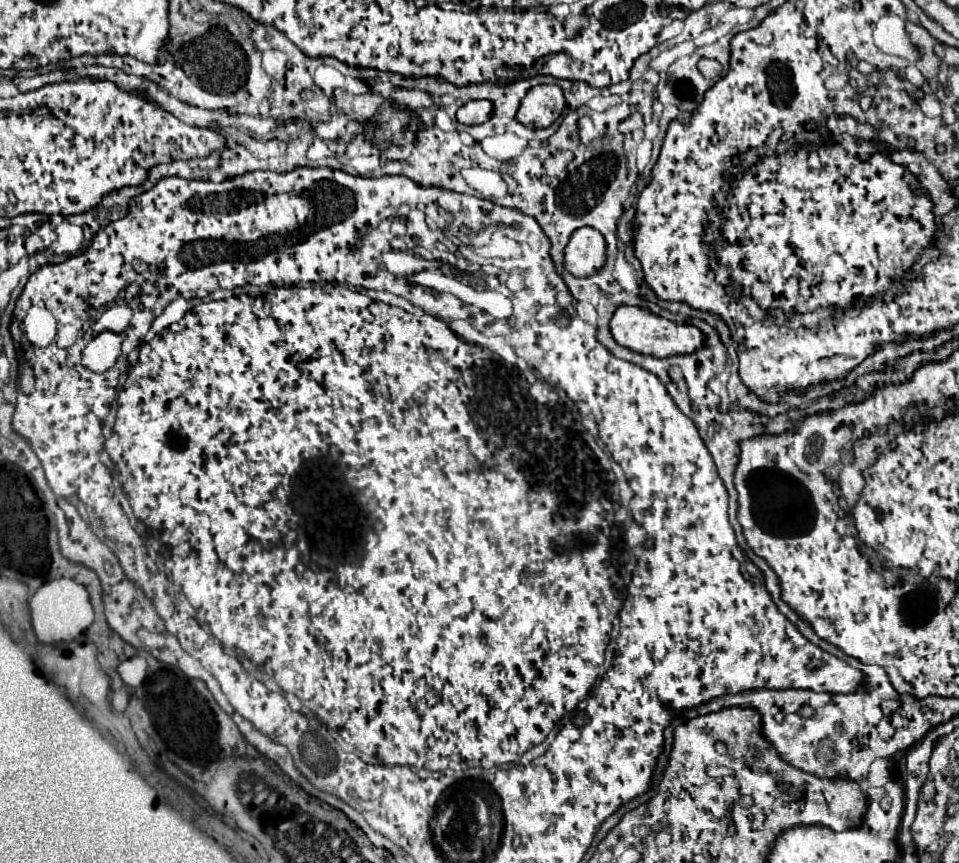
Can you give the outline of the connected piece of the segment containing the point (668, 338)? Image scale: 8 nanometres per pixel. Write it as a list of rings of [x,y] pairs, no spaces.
[[[620,306],[612,316],[610,330],[612,330],[612,336],[618,344],[622,344],[622,346],[626,346],[634,352],[650,354],[650,356],[656,356],[656,358],[688,354],[688,352],[694,352],[694,350],[702,348],[702,342],[704,342],[704,334],[698,328],[670,322],[666,318],[660,318],[652,312],[636,308],[636,306]]]

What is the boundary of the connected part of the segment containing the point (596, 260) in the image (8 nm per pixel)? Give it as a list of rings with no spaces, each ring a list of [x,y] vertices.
[[[578,228],[564,250],[564,266],[574,276],[592,276],[604,266],[606,242],[594,228]]]

